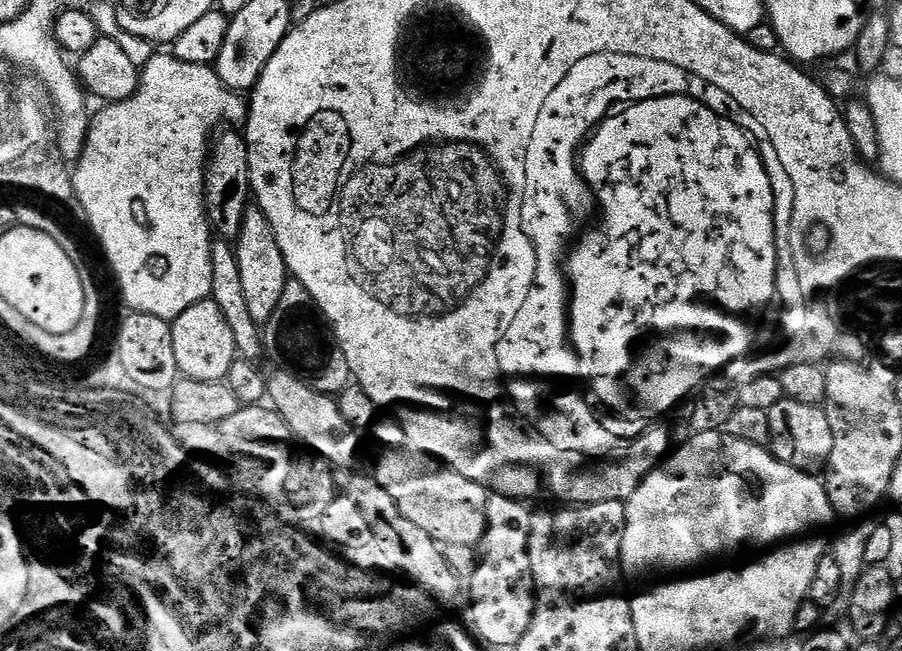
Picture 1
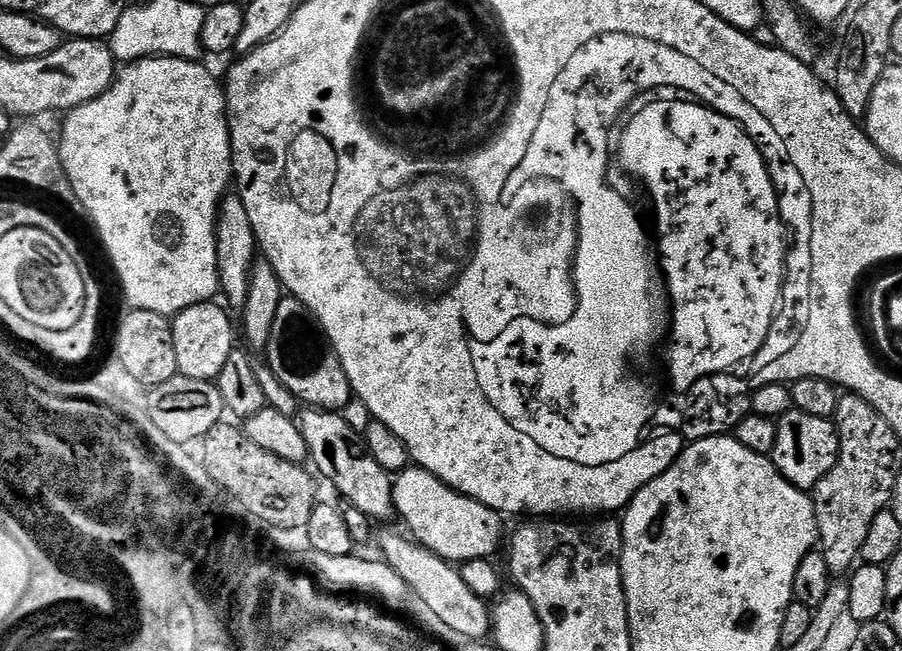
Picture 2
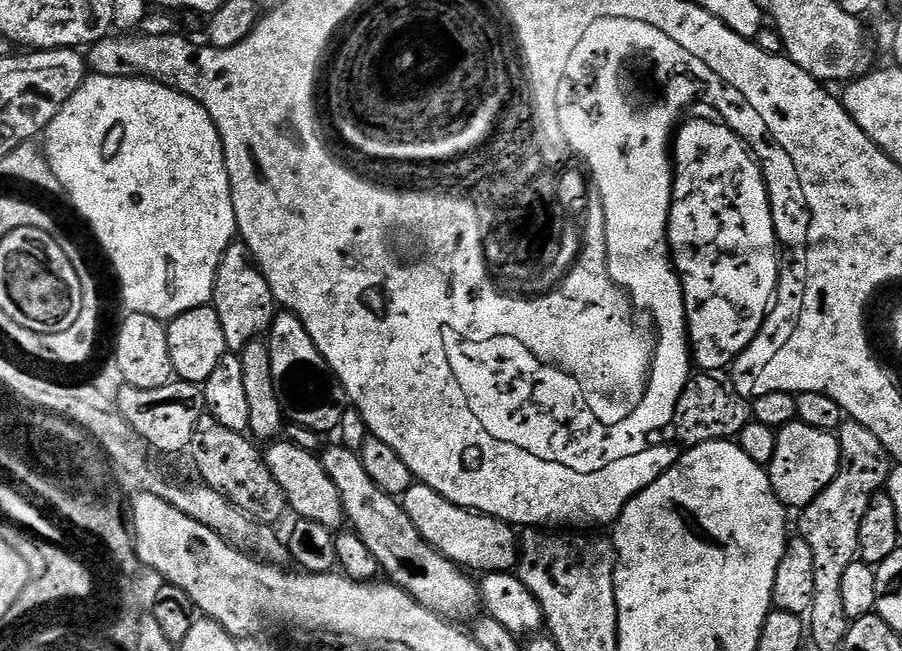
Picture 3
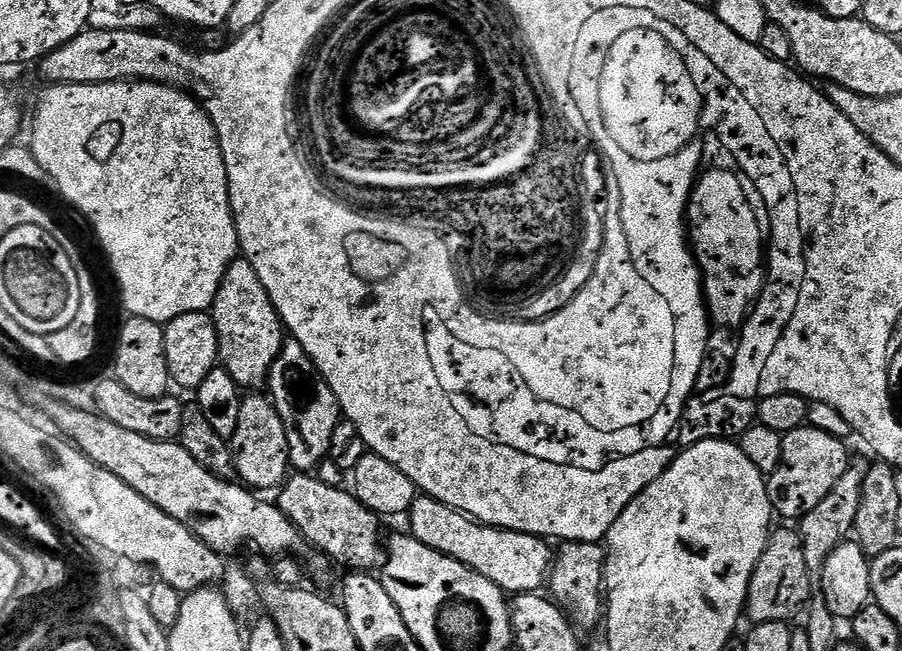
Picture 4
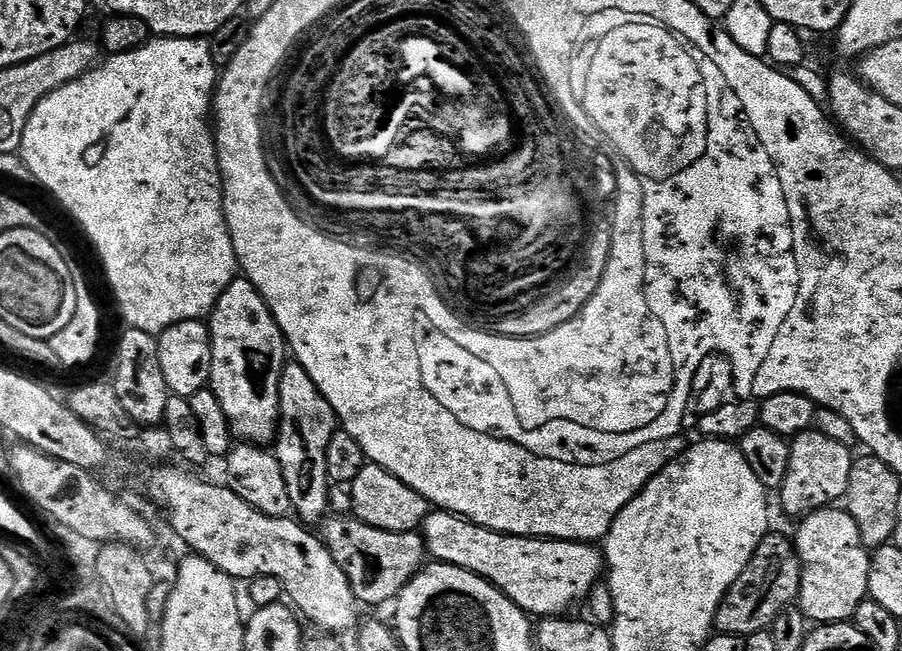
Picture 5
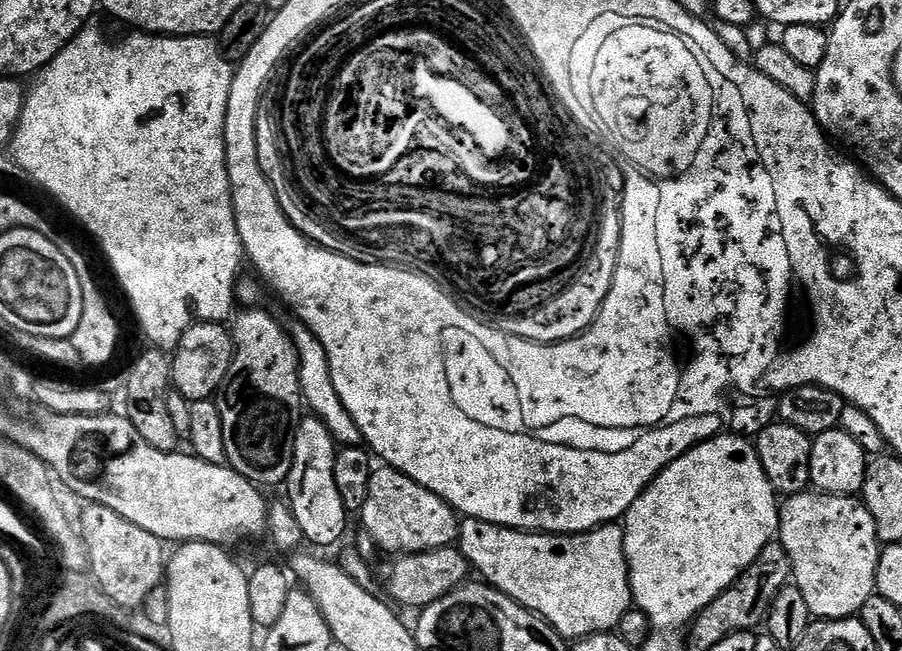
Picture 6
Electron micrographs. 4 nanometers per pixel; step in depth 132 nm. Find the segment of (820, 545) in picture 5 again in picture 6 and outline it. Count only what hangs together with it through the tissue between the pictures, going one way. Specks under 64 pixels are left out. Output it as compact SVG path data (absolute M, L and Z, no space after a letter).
M801 490L789 495L778 512L778 543L790 569L791 583L802 594L804 605L813 617L821 620L847 620L859 613L865 598L870 595L876 574L878 537L876 524L859 499L830 496L826 492Z

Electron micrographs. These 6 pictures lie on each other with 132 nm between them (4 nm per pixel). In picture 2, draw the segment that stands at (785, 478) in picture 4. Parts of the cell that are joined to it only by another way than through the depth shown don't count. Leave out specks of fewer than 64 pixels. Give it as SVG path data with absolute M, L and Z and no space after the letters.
M793 410L781 416L776 429L778 442L774 442L771 461L776 469L794 486L811 490L834 470L834 462L840 453L840 432L835 423L826 417L815 417Z

